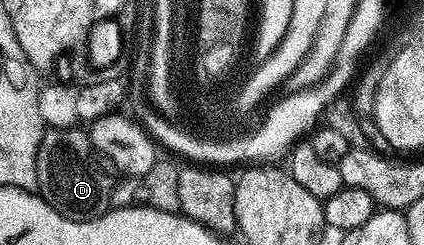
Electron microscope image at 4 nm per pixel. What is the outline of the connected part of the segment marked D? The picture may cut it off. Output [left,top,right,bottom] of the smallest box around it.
[36,128,116,221]

